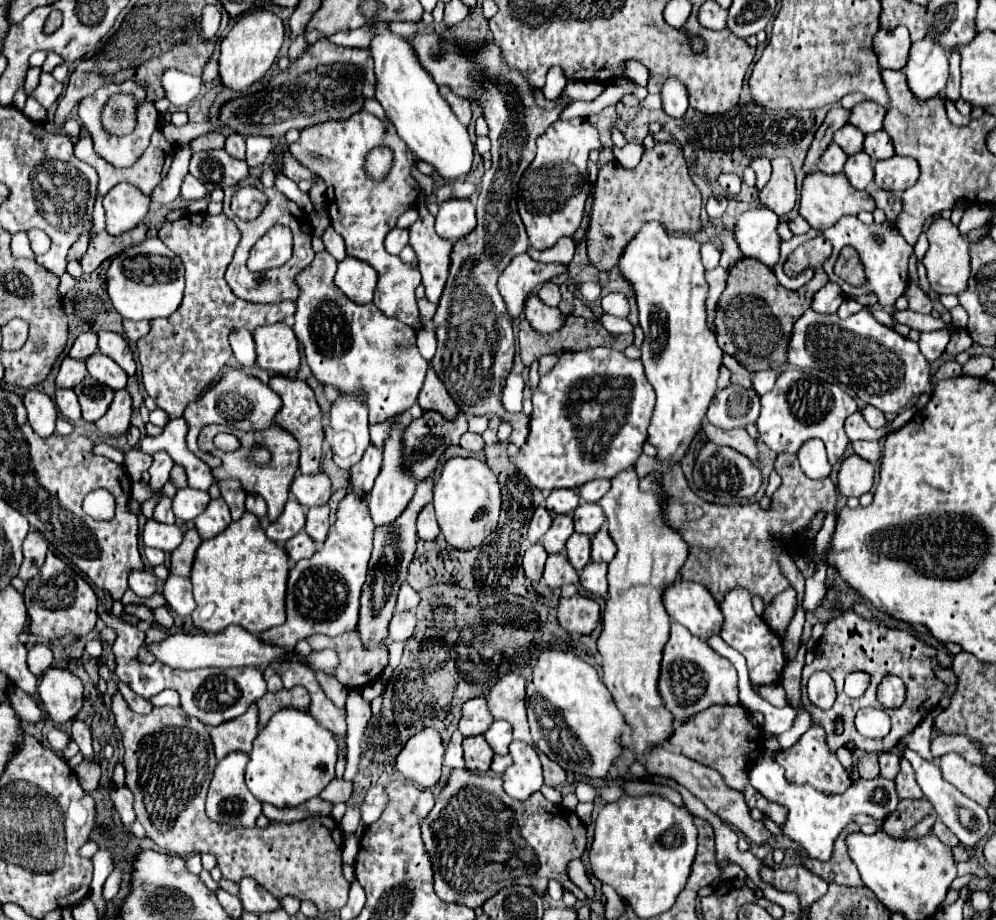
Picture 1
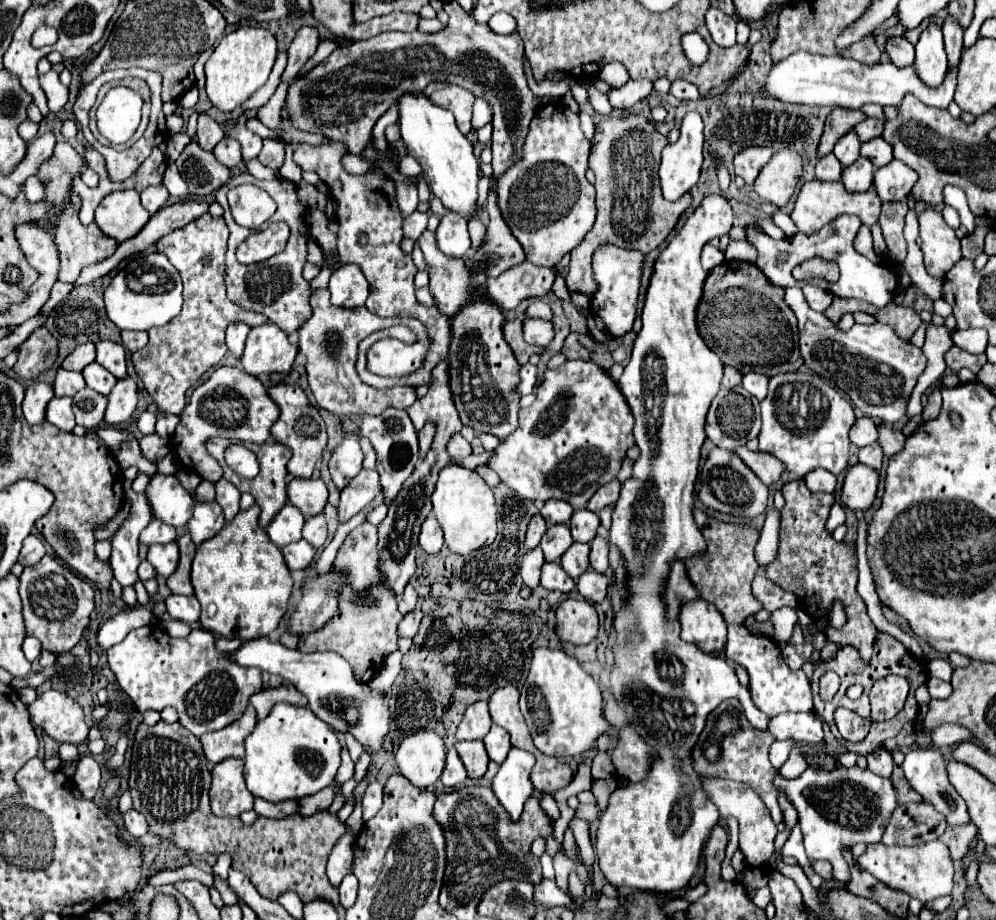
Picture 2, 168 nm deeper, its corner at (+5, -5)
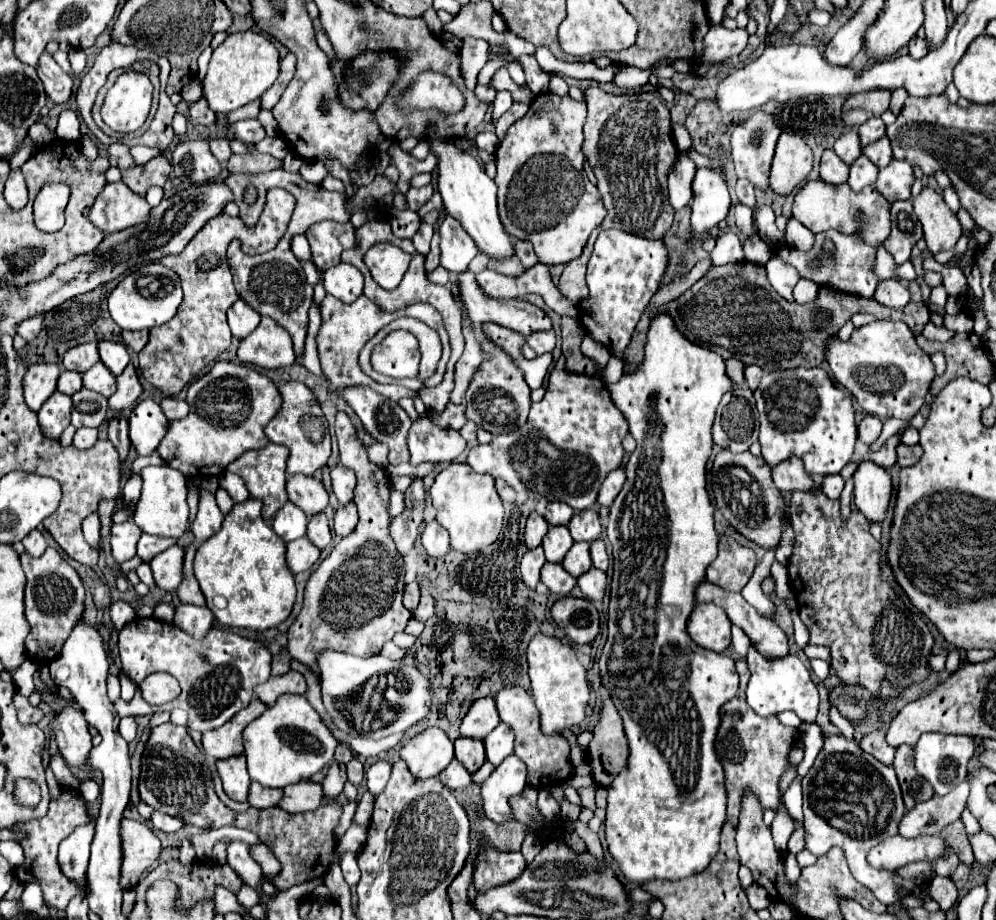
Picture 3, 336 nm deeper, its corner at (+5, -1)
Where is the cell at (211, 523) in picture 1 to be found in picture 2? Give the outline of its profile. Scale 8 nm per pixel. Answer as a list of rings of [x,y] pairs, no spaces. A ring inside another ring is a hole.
[[[197,502],[195,504],[195,514],[189,520],[189,532],[193,536],[193,542],[199,546],[201,542],[213,538],[223,526],[223,510],[217,502]]]

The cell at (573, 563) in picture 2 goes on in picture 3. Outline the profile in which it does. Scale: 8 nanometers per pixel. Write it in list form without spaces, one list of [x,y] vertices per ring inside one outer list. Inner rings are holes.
[[[575,542],[571,546],[571,550],[567,552],[567,556],[563,558],[563,568],[575,578],[585,574],[591,566],[593,564],[591,564],[591,556],[589,556],[589,544],[583,544],[583,542]]]

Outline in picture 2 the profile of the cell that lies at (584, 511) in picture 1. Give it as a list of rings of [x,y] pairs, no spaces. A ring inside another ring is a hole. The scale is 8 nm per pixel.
[[[587,508],[577,510],[569,520],[569,528],[575,542],[591,542],[597,536],[599,516],[595,512],[589,512]]]

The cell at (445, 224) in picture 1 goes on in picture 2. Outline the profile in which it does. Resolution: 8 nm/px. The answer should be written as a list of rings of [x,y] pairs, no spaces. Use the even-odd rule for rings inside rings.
[[[447,212],[441,218],[435,236],[437,236],[439,250],[449,258],[463,258],[465,252],[471,248],[471,240],[469,240],[469,232],[467,232],[467,220],[459,214]]]

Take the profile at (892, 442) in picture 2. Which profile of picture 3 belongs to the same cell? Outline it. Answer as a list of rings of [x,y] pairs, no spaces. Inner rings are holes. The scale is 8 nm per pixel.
[[[899,444],[897,446],[897,464],[901,466],[901,468],[905,468],[905,466],[911,466],[911,464],[915,464],[917,460],[919,460],[919,456],[923,454],[923,450],[919,448],[919,444],[915,444],[915,446],[907,446],[907,444]]]

